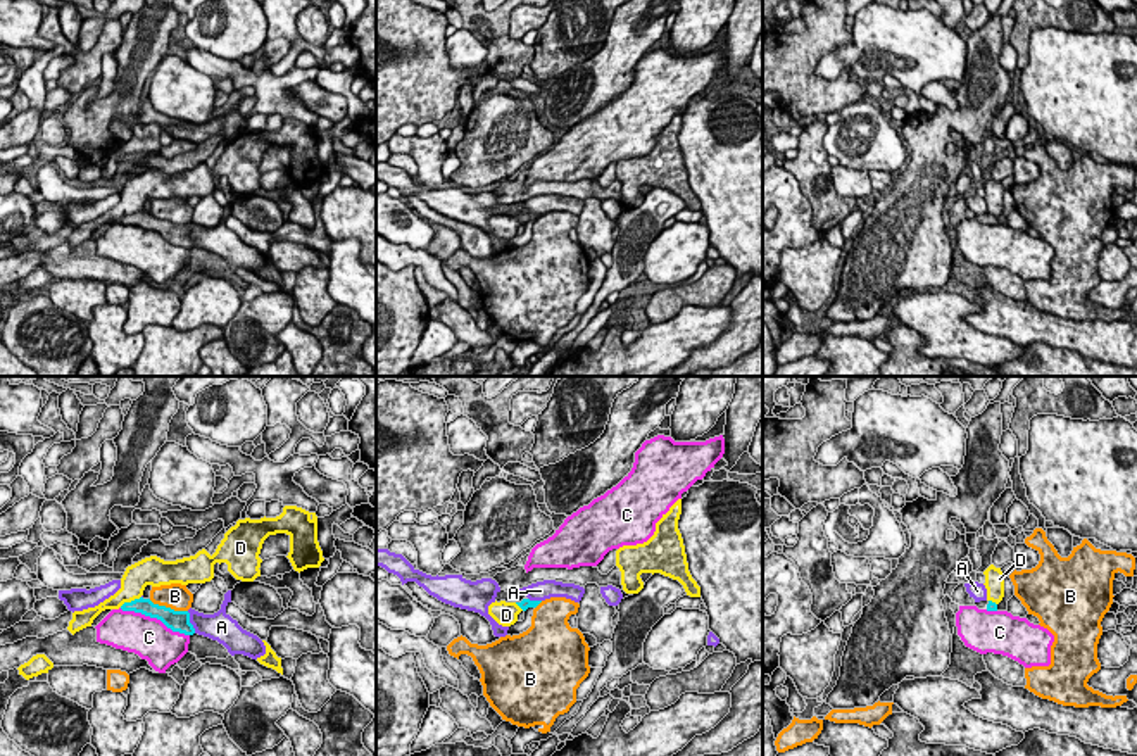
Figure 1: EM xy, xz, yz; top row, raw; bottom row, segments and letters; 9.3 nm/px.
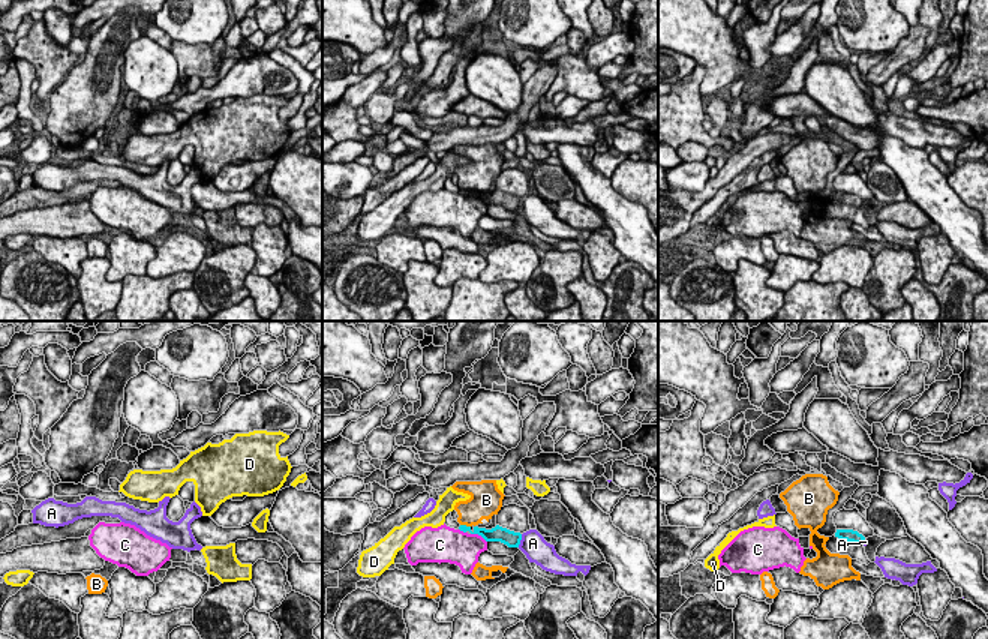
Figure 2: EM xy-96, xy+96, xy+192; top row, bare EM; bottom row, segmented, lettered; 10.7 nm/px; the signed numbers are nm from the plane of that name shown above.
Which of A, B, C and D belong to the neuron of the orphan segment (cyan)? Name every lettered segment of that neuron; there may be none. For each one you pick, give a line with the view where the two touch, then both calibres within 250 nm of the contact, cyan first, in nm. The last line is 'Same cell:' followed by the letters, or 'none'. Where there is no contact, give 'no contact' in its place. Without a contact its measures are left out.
Same cell: none

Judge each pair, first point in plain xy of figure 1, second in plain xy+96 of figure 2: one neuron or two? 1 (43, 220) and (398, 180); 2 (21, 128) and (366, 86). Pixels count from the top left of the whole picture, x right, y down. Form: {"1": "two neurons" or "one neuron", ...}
{"1": "one neuron", "2": "one neuron"}

